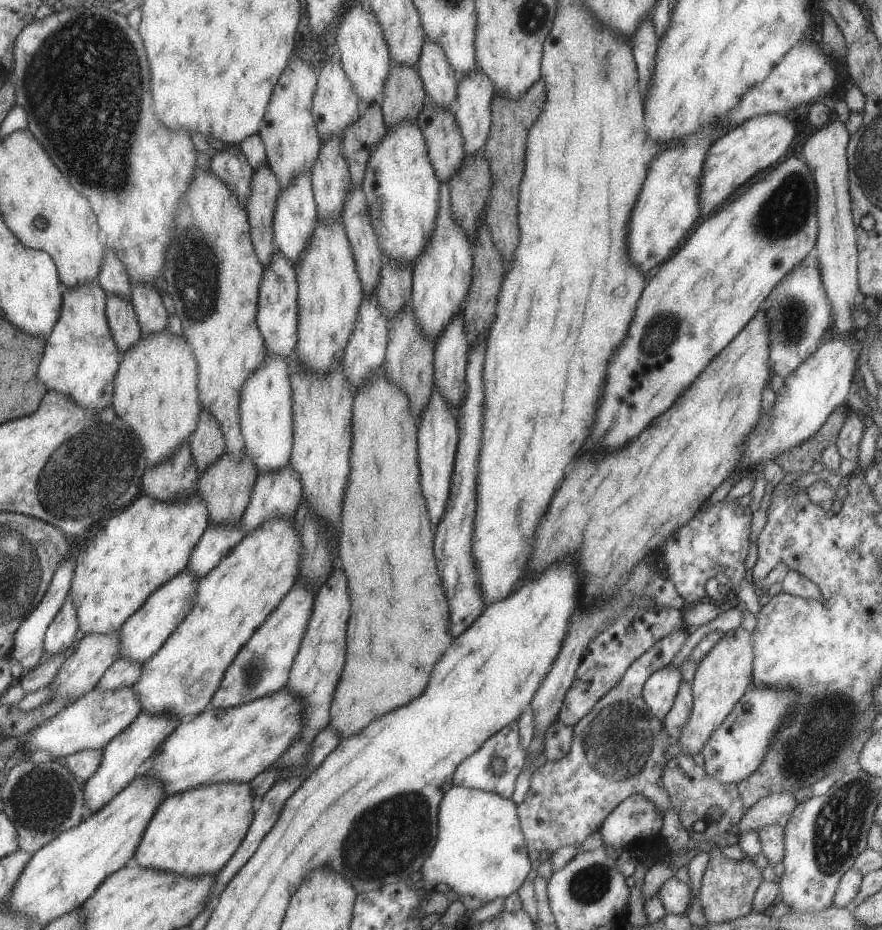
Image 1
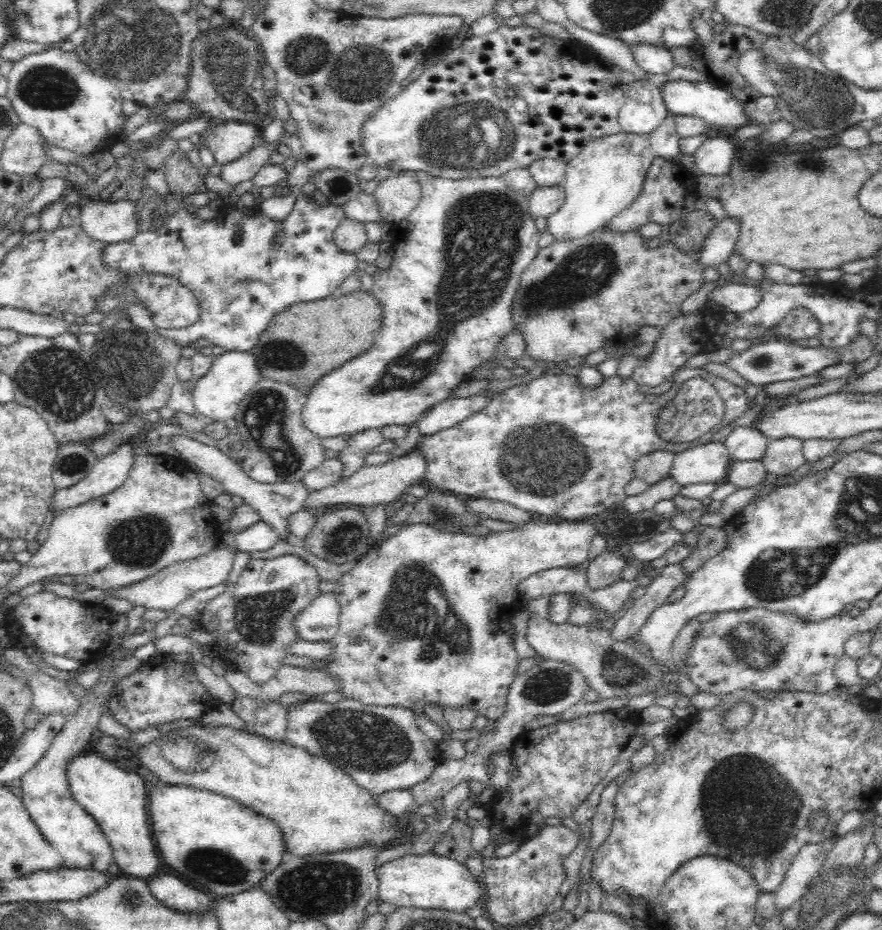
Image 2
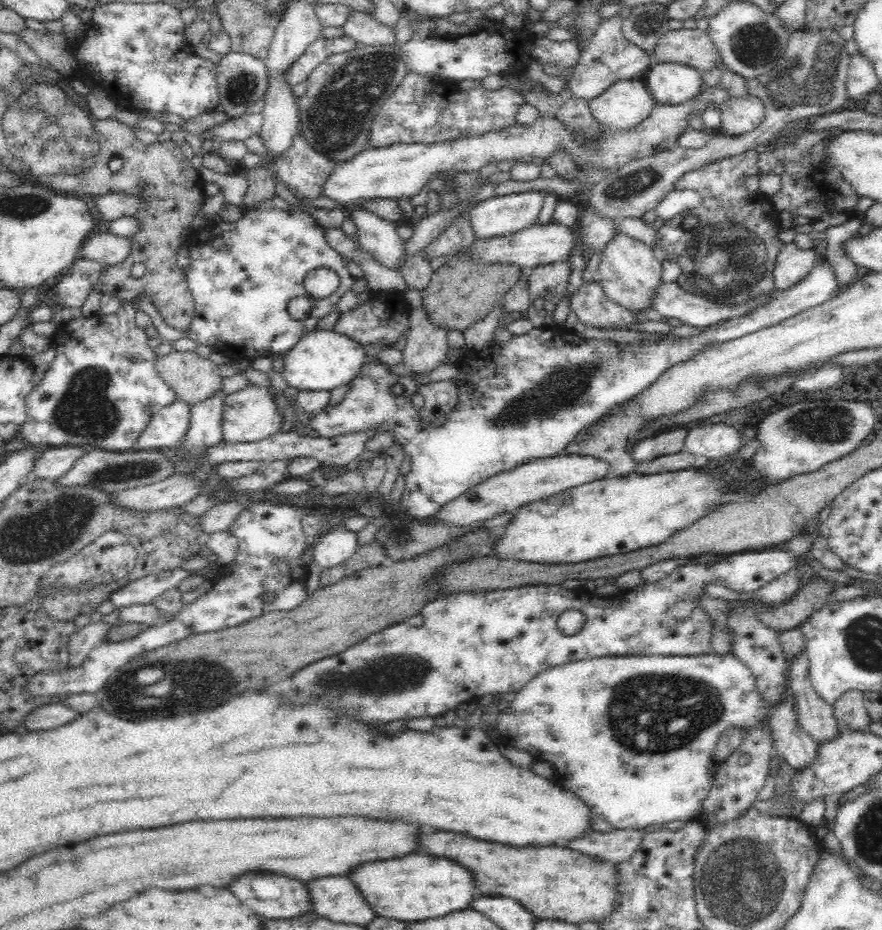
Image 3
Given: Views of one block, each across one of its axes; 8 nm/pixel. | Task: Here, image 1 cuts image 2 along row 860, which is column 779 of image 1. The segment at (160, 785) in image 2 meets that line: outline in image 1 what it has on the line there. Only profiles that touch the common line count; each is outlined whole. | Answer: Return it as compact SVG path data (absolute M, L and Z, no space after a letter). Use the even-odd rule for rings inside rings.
M793 156L779 162L739 198L722 204L712 216L699 222L683 246L661 263L637 299L621 346L609 356L595 422L585 438L589 450L616 451L645 430L749 322L775 284L816 246L816 190L811 173Z

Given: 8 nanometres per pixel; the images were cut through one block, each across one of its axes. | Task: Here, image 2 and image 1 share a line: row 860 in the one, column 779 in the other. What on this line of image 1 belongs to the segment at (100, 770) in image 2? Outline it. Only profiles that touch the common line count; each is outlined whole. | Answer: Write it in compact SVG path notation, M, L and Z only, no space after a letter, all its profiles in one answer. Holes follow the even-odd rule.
M771 113L751 117L731 131L716 138L705 153L699 181L699 218L707 218L715 206L723 204L729 194L753 178L757 172L773 166L795 138L795 125L785 114Z

